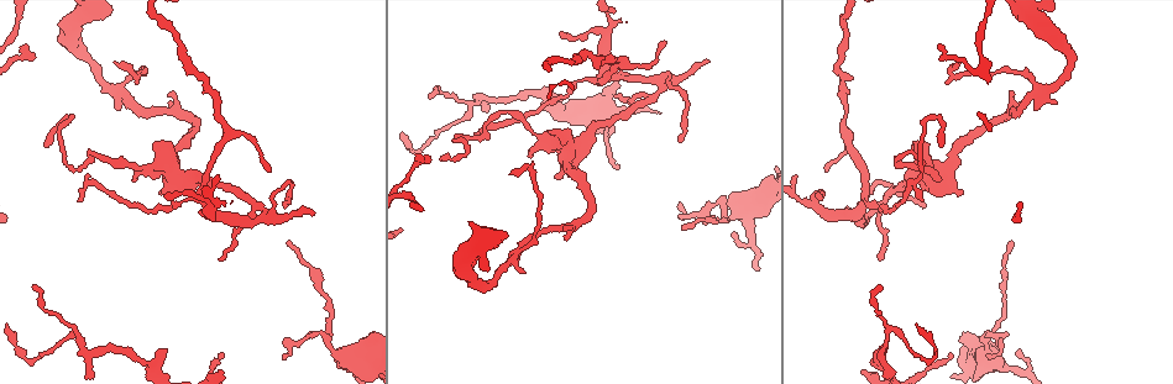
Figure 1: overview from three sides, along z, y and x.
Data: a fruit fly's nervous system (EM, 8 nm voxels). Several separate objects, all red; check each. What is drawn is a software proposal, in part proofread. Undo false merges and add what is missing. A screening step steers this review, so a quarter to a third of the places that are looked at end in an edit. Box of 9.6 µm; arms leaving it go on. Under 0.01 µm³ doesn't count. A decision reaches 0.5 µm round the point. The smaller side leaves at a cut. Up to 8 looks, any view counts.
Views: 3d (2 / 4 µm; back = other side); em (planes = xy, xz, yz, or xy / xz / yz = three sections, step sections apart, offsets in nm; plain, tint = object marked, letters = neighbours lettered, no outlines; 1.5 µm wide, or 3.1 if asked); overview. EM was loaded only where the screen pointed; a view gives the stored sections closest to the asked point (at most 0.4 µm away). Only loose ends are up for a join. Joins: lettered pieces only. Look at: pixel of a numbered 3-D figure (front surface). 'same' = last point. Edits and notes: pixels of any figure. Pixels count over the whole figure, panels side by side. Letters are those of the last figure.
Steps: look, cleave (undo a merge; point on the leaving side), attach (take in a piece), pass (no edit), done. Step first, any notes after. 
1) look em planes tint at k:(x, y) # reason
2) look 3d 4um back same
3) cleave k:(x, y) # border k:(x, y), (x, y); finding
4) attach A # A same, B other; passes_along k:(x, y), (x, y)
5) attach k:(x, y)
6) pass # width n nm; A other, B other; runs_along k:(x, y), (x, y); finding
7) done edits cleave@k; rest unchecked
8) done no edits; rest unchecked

look em planes letters at 1:(660, 87) # looks like a crossing

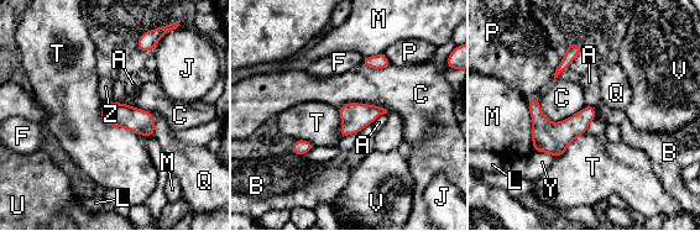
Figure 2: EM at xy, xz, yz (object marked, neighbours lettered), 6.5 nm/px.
pass # width 110 nm; longest_contact C 340 nm; A other, B other, C other, F other, J other, L other, M other, P other, Q other, T other, U other, V other, Y other, Z other; all the same neuron

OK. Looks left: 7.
look em xy step 4 letters at 1:(35, 286) # an open end

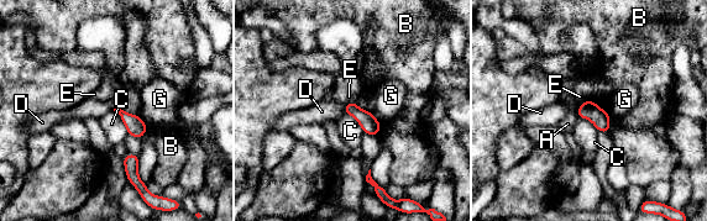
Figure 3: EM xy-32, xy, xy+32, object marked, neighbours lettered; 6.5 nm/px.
look em planes letters same

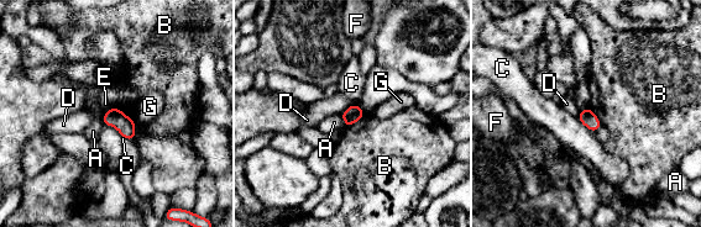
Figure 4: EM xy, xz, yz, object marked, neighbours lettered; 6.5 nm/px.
pass # width 100 nm; A other, B other, C other, D other, E other, F other, G other; no lettered piece goes on from it

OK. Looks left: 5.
look 3d 4um at 1:(618, 82) # branch stops here

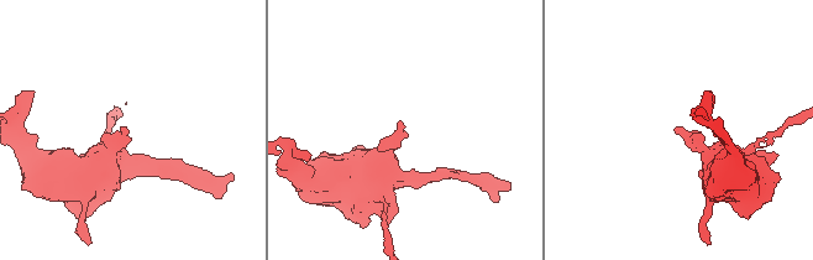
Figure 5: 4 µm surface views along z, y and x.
look em planes letters at 5:(678, 126) # now the EM

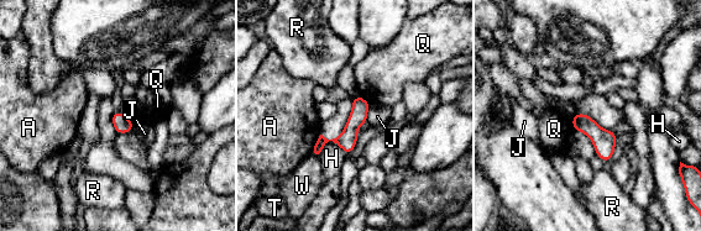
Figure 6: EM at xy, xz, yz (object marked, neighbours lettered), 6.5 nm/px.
pass # A other, H other, J other, Q other, R other, T other, W other; runs_along 6:(366, 105), (340, 140), (327, 140), (315, 152); no lettered piece goes on from it

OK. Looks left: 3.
look em xy step 4 letters at 1:(165, 195) # thin end

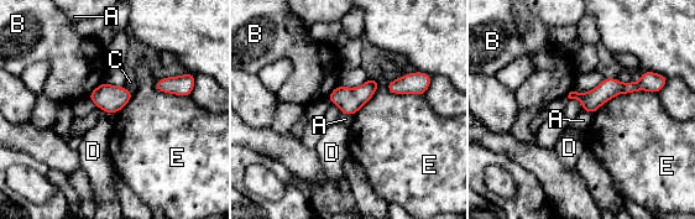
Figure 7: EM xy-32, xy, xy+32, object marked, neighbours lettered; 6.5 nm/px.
look em planes letters same

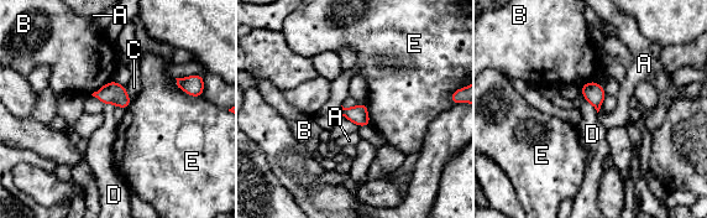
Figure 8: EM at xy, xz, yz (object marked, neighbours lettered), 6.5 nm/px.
pass # A other, B other, C other, D other, E other; border 8:(111, 79), (90, 94); no lettered piece goes on from it

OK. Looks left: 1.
done no edits; rest unchecked

